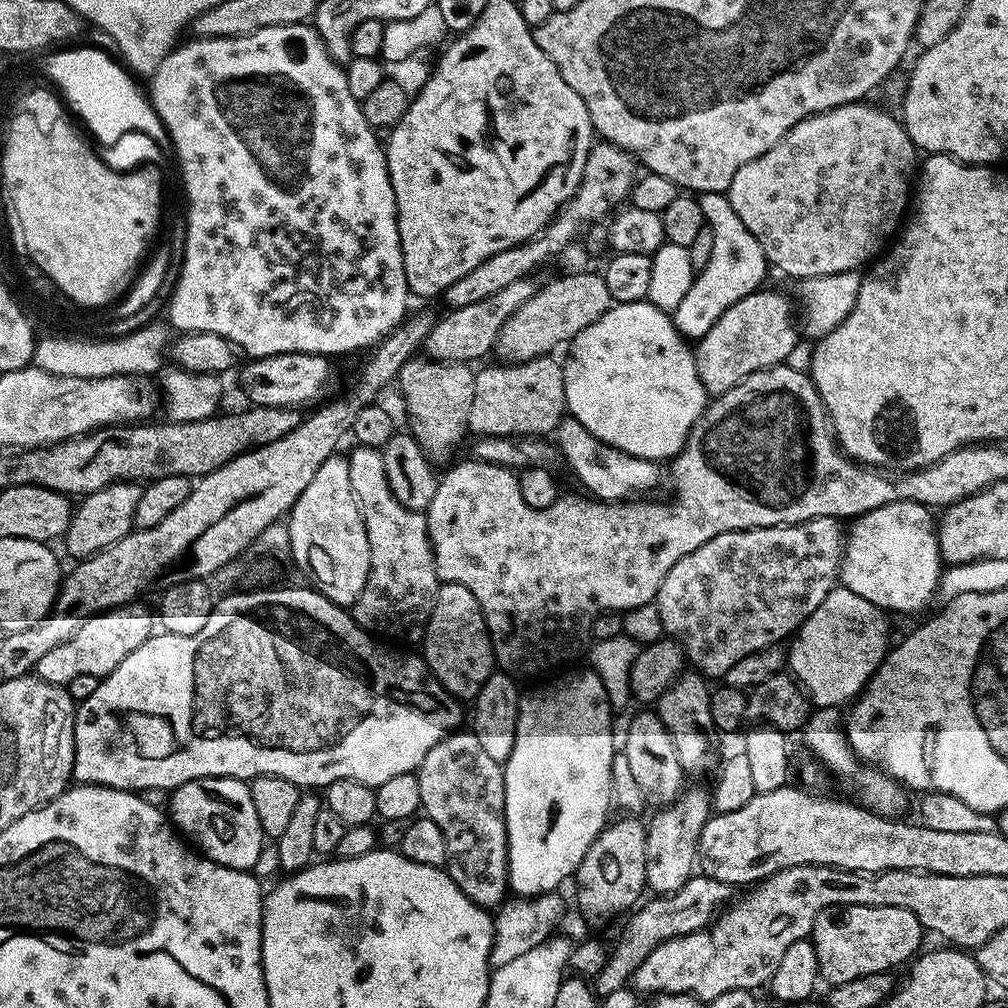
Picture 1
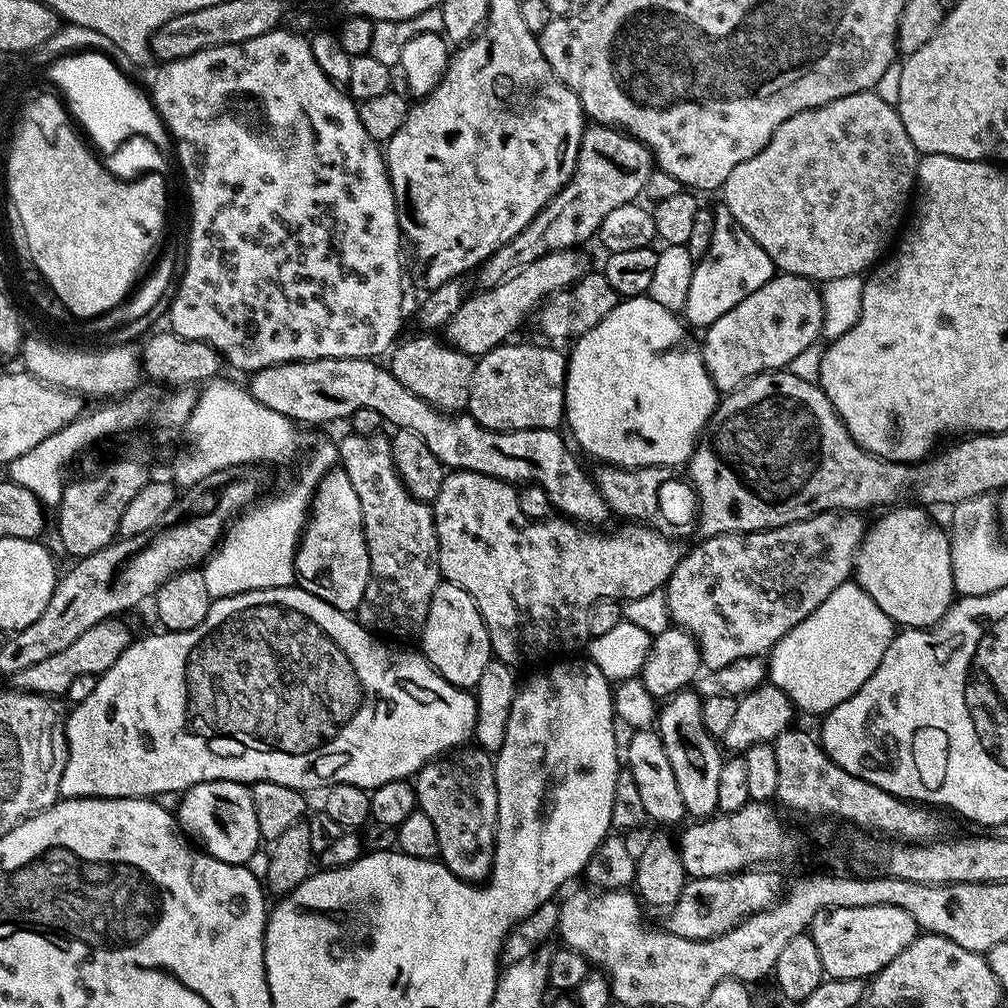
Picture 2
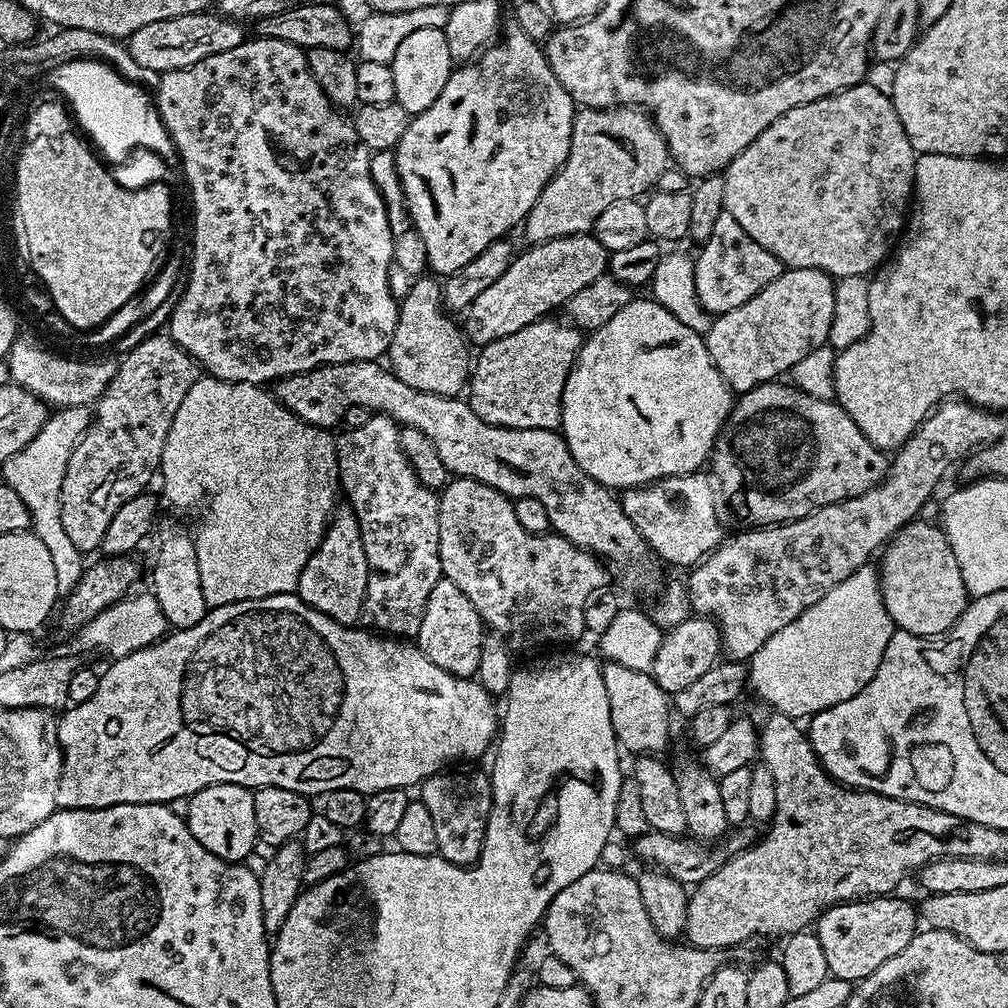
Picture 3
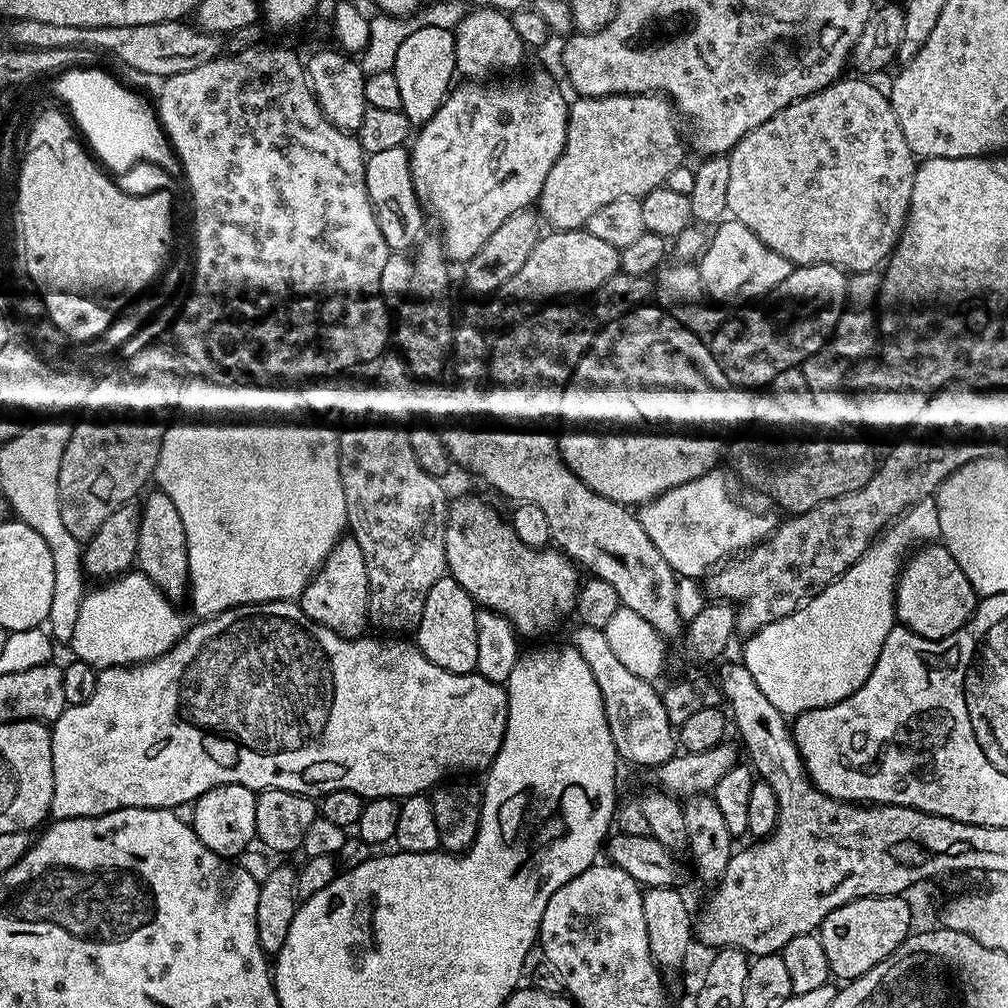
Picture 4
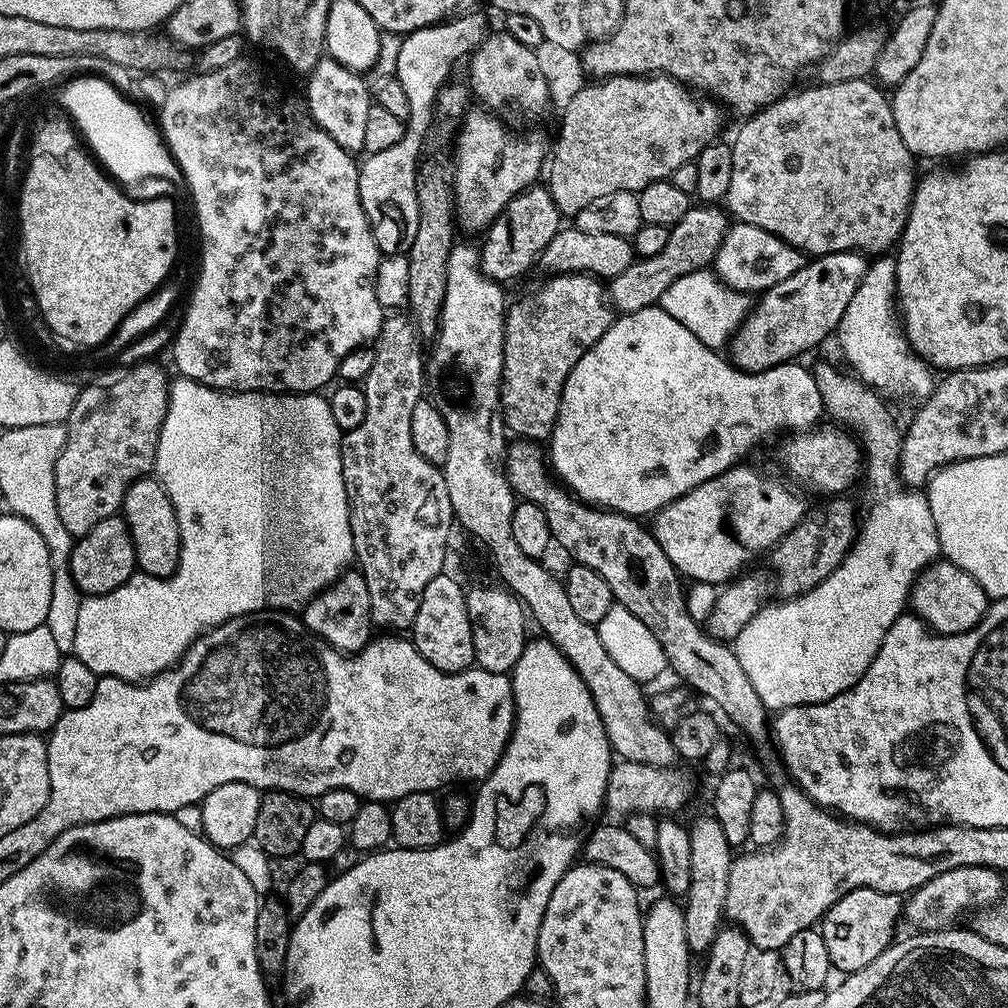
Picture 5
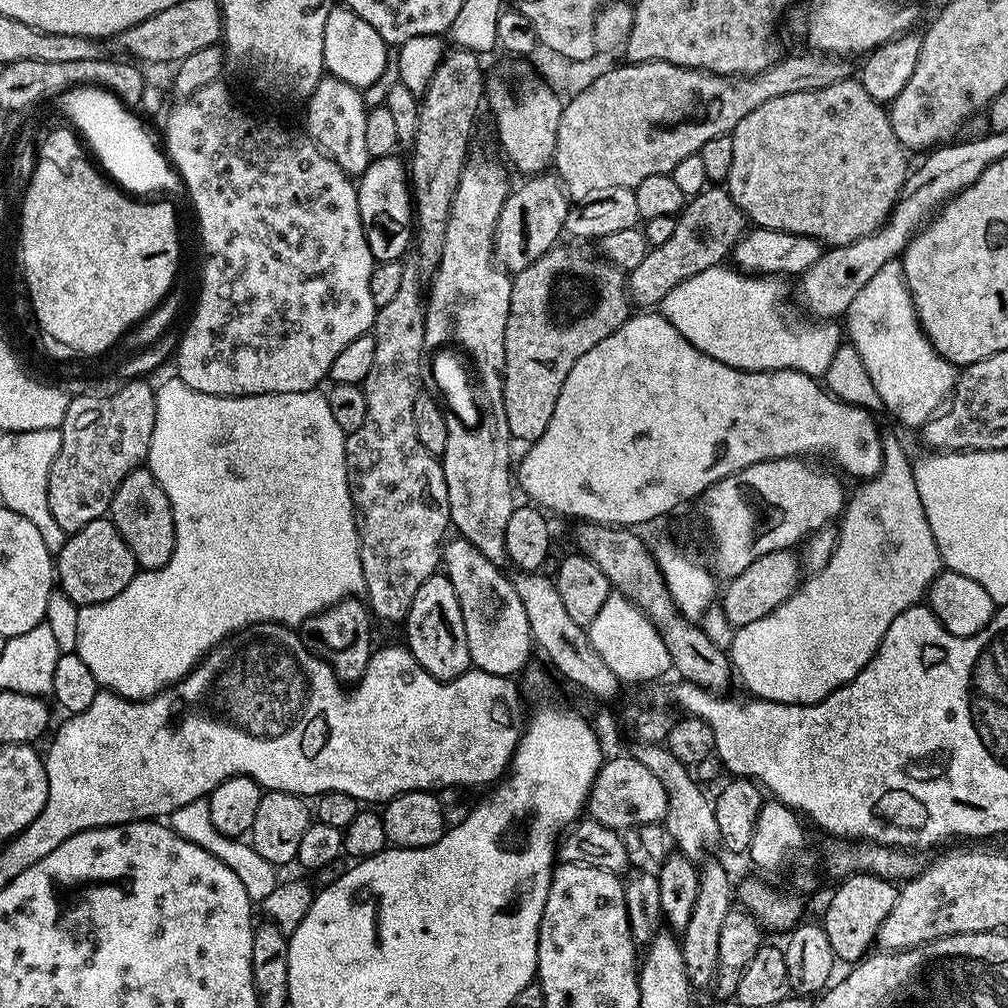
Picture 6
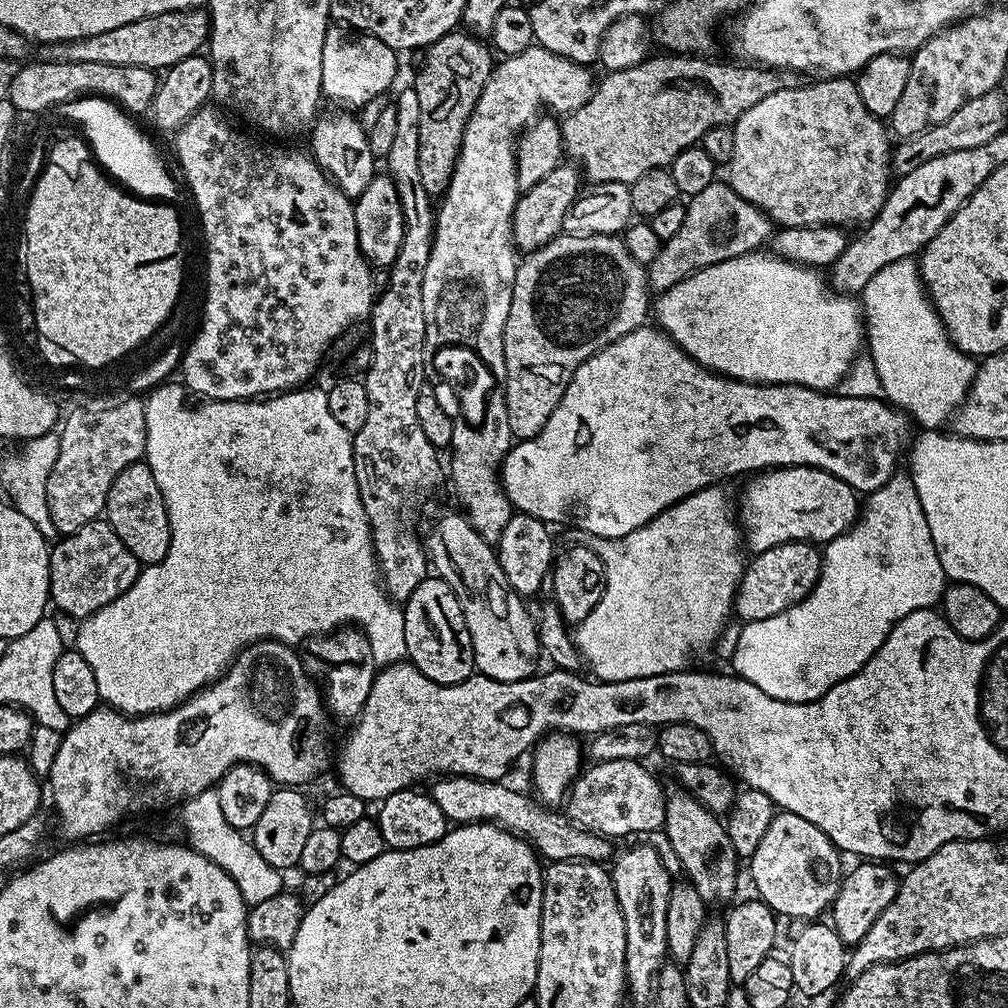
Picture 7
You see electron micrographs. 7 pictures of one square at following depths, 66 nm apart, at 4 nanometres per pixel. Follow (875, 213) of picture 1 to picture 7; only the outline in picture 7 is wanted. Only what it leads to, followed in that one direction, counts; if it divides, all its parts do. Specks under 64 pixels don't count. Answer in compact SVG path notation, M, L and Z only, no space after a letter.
M820 78L817 84L801 83L798 88L783 88L774 94L770 94L767 98L762 98L762 102L750 106L750 110L746 110L746 114L742 114L737 118L735 124L732 125L734 130L734 154L732 159L726 165L726 183L738 194L742 194L742 198L746 198L746 202L750 202L754 206L758 206L758 210L762 210L770 219L773 225L780 228L827 228L829 226L849 226L848 224L860 224L856 226L867 225L868 221L874 219L878 214L878 210L882 210L882 206L886 202L890 191L890 179L893 175L892 171L892 150L893 141L888 141L890 137L889 129L886 127L885 121L879 116L870 114L870 110L866 110L866 106L862 103L862 98L858 95L855 79L852 78Z

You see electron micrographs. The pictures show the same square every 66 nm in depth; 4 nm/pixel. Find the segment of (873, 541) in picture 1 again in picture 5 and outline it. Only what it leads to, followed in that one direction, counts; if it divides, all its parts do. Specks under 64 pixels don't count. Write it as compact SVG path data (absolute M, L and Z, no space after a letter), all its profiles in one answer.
M943 558L937 559L934 564L929 564L920 573L916 585L912 587L910 597L911 611L919 616L929 629L938 636L957 636L963 632L969 632L988 613L989 603L990 597L982 590L982 586L978 586L978 582L974 582L974 578L970 578L970 574L966 574L966 570L954 566L950 561Z

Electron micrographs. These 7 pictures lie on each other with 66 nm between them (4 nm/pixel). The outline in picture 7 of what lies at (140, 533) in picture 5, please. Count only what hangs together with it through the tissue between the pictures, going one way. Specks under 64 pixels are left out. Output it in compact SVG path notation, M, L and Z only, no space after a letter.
M148 463L126 466L126 470L114 478L114 486L110 486L110 494L106 494L102 516L140 565L160 564L162 558L166 558L166 550L170 550L168 507Z

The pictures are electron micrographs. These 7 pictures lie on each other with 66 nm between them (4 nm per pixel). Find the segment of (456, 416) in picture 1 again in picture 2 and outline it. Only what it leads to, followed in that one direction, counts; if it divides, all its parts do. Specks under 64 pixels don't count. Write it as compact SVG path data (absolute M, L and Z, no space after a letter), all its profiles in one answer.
M418 334L409 340L401 339L391 349L392 364L390 371L406 390L414 390L418 398L449 414L459 413L468 407L470 394L470 378L474 378L476 360L465 352L459 352L451 344L440 340L436 334Z

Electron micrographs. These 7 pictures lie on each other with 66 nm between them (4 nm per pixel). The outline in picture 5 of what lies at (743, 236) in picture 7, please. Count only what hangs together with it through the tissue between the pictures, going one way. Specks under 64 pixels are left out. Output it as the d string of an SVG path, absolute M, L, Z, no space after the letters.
M694 206L672 227L670 239L666 247L657 256L644 256L632 261L622 274L607 281L606 295L615 311L637 312L659 305L662 294L678 278L691 272L705 271L715 261L718 246L722 246L722 238L728 233L730 216L720 206Z

